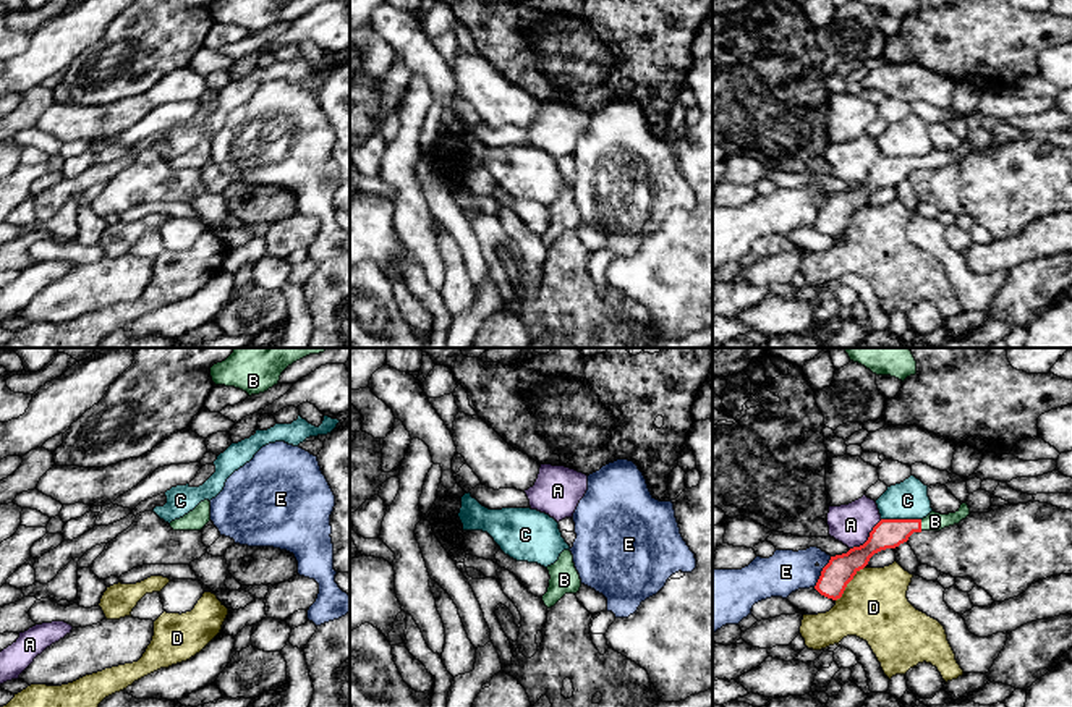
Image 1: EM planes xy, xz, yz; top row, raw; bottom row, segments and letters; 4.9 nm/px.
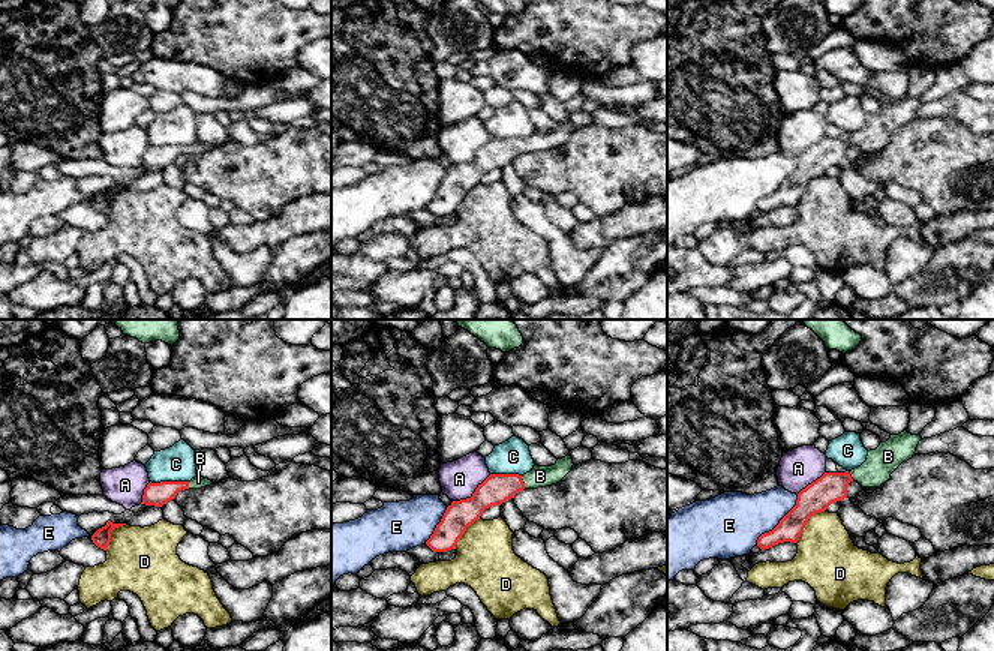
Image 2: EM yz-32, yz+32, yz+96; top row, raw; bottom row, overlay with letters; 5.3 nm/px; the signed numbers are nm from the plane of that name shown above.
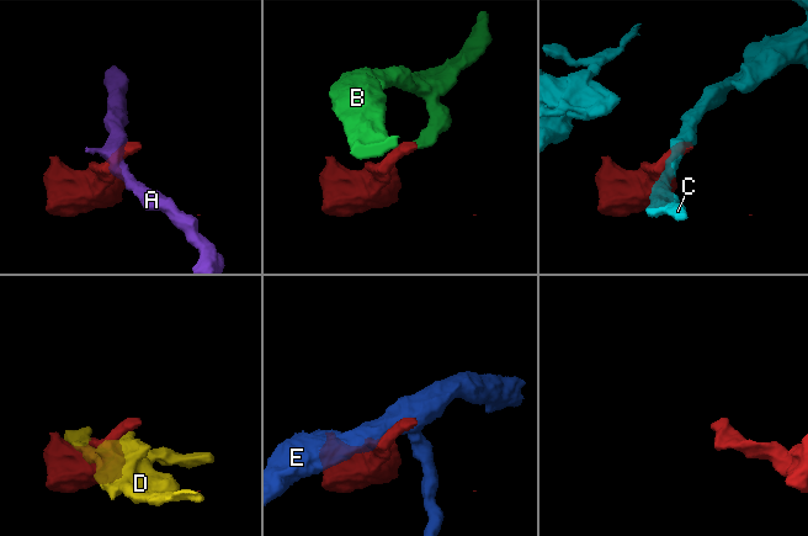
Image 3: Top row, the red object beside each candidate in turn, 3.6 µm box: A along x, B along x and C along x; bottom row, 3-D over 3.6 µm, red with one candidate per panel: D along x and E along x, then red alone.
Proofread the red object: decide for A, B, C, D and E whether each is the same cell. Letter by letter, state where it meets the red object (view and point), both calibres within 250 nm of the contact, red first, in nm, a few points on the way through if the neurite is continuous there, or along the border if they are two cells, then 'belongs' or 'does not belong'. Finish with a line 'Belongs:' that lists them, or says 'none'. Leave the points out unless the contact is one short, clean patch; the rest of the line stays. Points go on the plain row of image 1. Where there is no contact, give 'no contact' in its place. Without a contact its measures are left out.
A: contact yz (868, 175); calibres 150 and 200 nm; border yz (881, 157), (862, 182), (850, 186); does not belong
B: contact yz (920, 162); calibres 140 and 100 nm; way yz (888, 170), (920, 162), (935, 159); belongs
C: contact yz (901, 157); calibres 140 and 190 nm; border yz (881, 156), (920, 157); does not belong
D: contact yz (849, 219); calibres 150 and 340 nm; does not belong
E: contact yz (821, 209); calibres 150 and 220 nm; does not belong
Belongs: B

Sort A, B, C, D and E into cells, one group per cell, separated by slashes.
A / B / C / D / E

